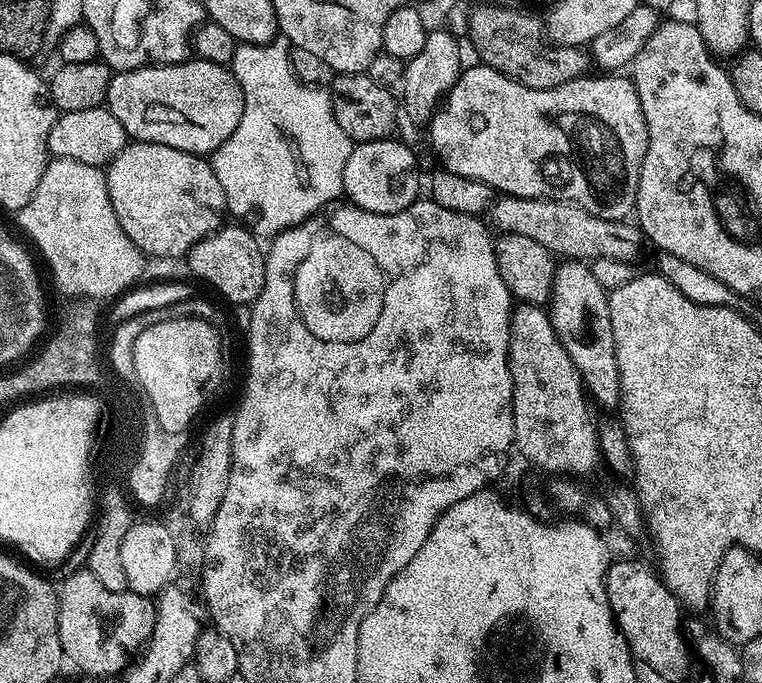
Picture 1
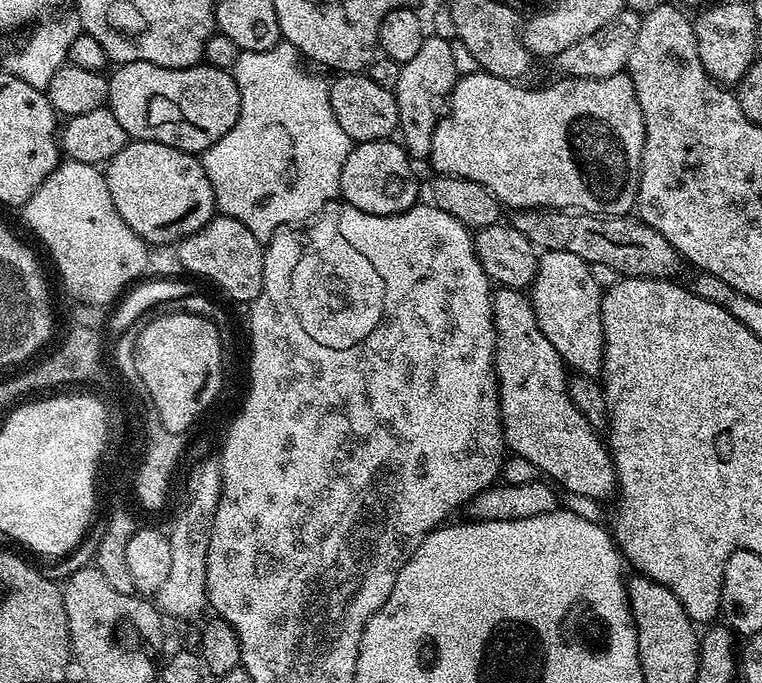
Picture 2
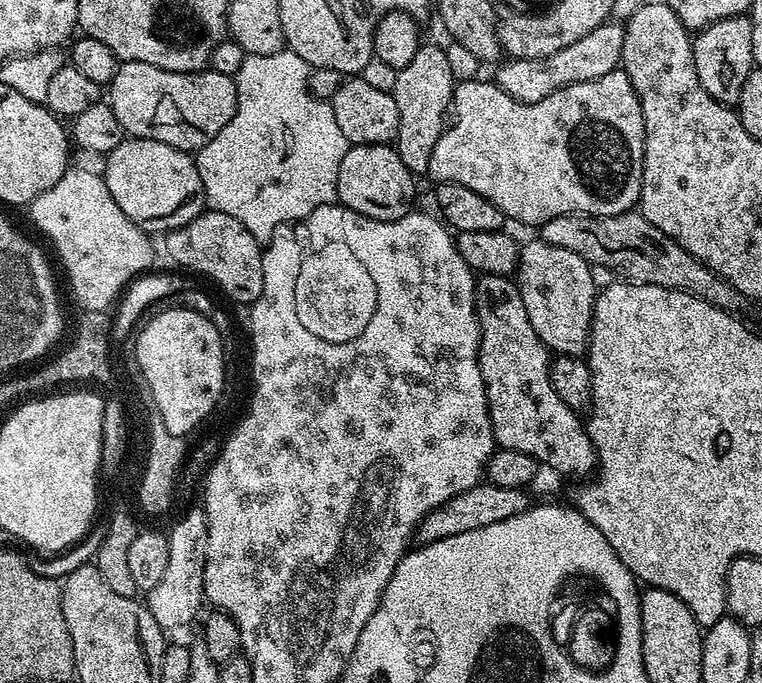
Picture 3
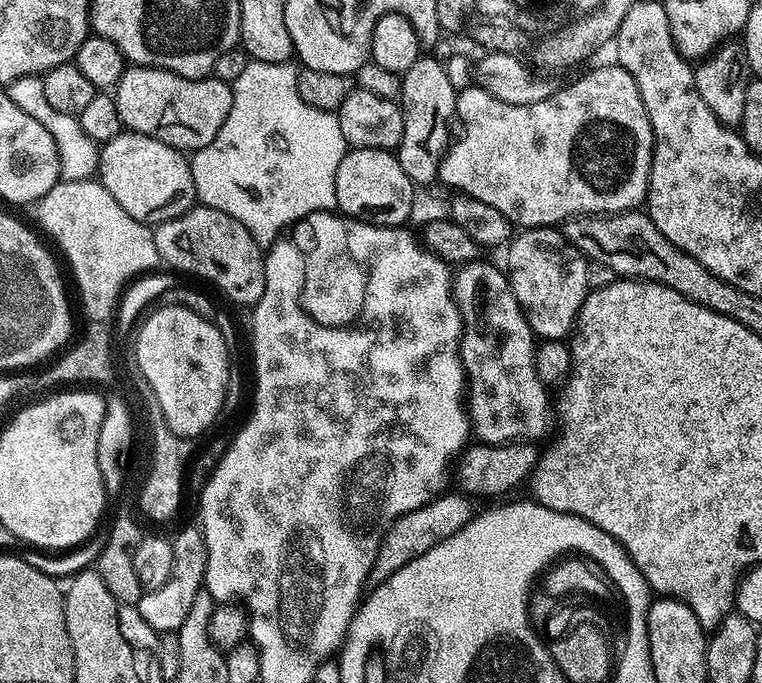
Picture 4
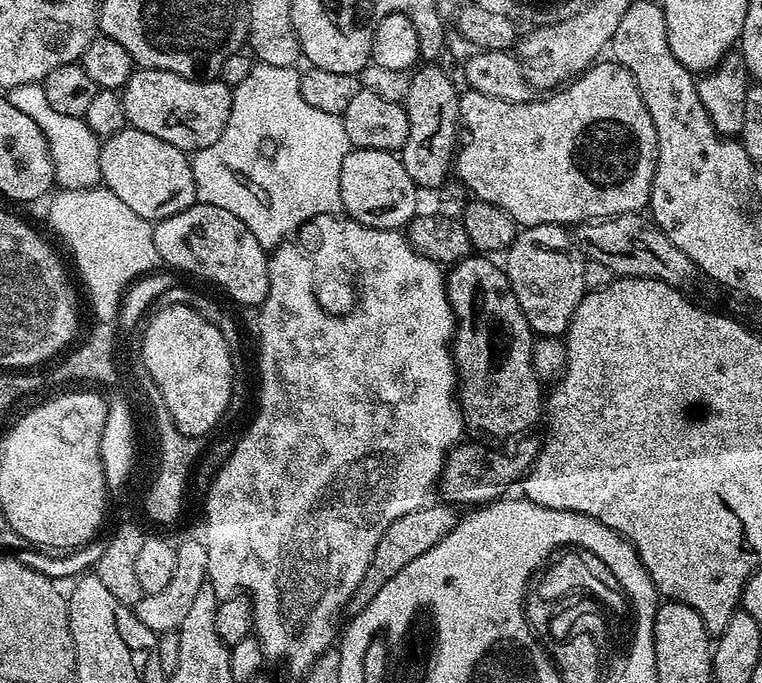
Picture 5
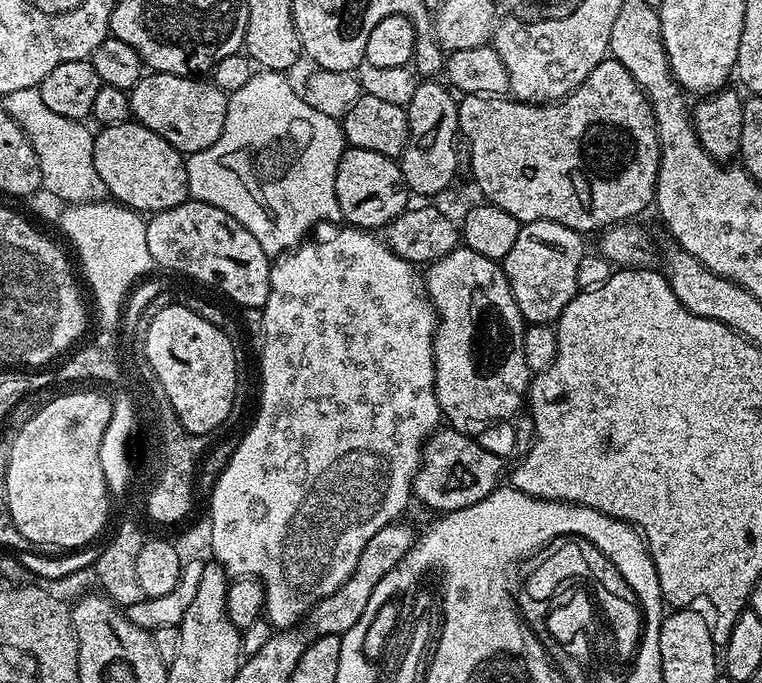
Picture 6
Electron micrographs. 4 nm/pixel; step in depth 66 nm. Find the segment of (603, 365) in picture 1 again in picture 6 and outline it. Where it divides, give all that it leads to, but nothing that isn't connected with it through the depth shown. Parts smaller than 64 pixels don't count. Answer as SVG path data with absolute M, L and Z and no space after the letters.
M539 220L529 224L521 224L518 230L518 239L510 254L502 262L502 267L510 290L514 294L514 302L518 302L518 310L524 315L528 324L555 325L559 320L562 310L576 297L578 291L578 262L586 255L584 248L585 237L572 228L562 226L558 222Z

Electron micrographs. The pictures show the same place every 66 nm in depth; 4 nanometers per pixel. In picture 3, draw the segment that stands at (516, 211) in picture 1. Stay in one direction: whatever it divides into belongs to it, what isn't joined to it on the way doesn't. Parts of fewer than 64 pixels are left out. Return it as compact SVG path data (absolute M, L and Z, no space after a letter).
M629 210L613 216L585 216L581 213L560 215L541 225L538 234L542 240L550 242L551 245L572 250L589 264L610 266L610 270L625 281L634 284L653 284L663 288L673 288L679 292L688 292L691 296L710 302L710 306L718 310L733 314L739 313L739 308L746 304L746 298L737 288L730 286L730 282L723 280L717 272L711 272L703 262L694 258L694 254L678 246L674 238L662 234L662 230L658 230L658 226L654 226L647 218L641 216L639 211Z

